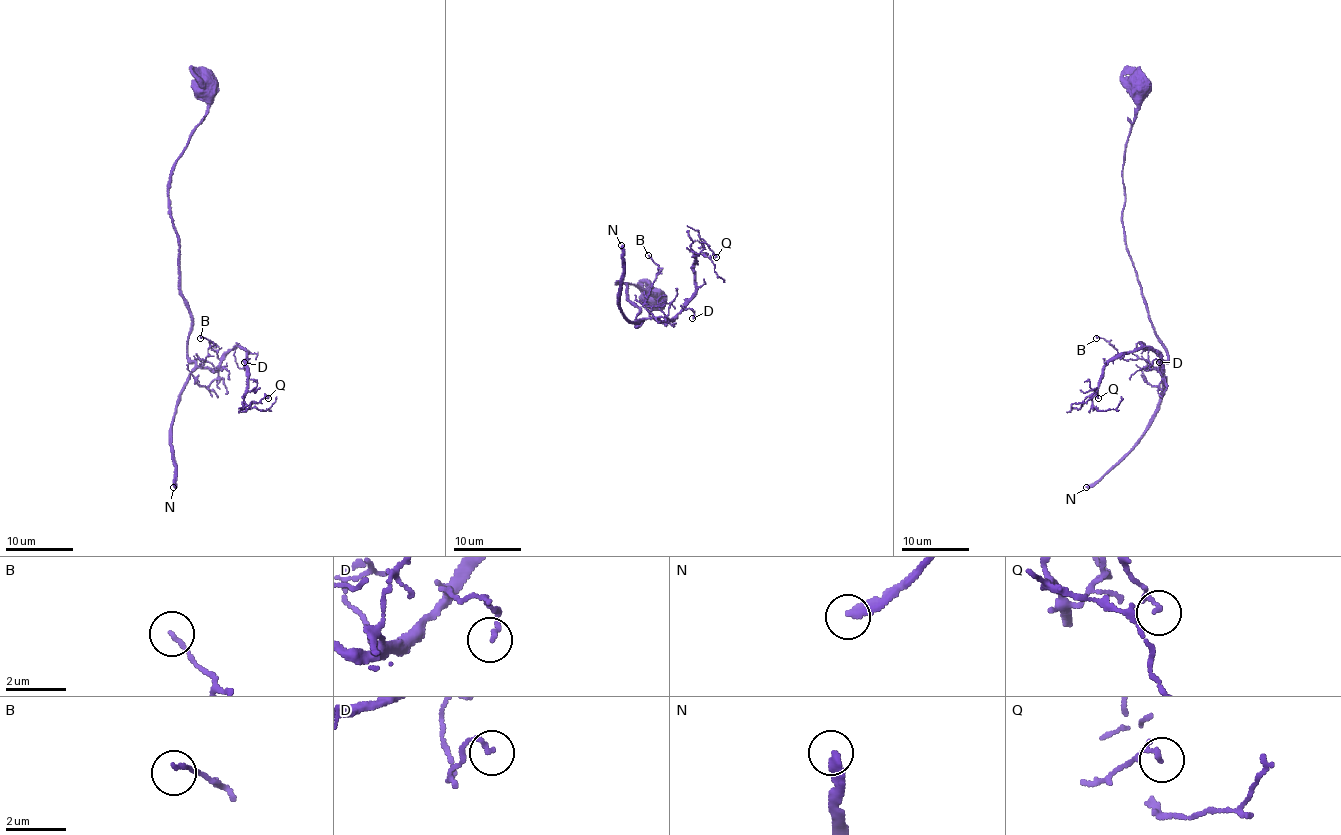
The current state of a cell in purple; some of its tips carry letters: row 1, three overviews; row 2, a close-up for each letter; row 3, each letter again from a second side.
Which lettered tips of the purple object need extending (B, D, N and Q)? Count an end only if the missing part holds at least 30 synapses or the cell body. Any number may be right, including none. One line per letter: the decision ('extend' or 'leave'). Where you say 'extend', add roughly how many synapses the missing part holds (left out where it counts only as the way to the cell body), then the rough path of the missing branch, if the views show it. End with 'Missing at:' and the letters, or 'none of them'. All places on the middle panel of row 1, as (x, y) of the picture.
B: leave
D: leave
N: extend; about 300 synapses
Q: leave
Missing at: N

